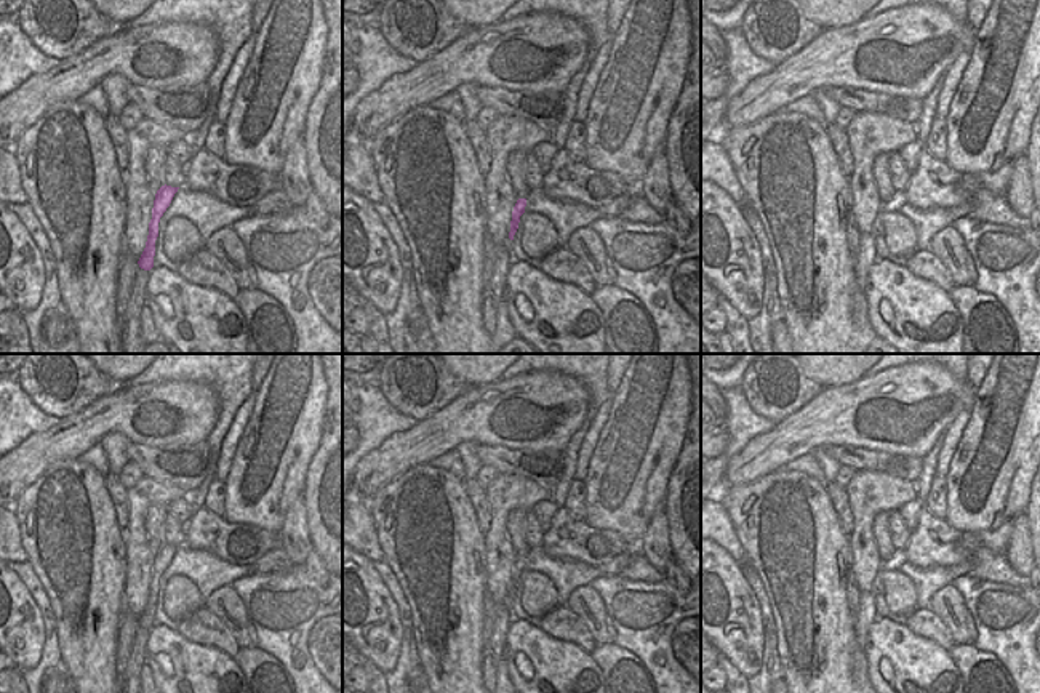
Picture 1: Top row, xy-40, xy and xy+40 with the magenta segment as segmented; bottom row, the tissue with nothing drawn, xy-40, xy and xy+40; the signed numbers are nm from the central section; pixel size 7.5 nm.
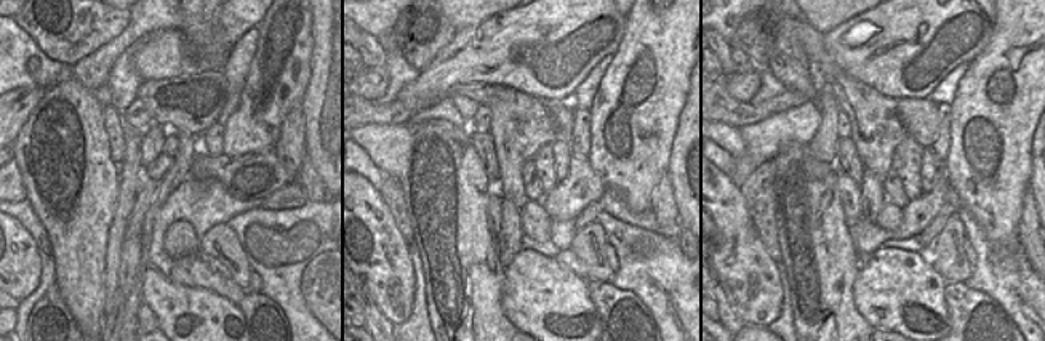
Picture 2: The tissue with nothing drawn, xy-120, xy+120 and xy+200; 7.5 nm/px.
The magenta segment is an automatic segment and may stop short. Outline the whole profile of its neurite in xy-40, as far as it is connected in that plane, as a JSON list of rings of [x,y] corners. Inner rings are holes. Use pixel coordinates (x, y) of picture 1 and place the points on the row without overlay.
[[[162,544],[154,559],[152,578],[149,581],[149,594],[146,607],[138,619],[133,648],[130,651],[130,659],[126,671],[123,674],[122,693],[141,693],[139,690],[139,674],[141,666],[146,663],[146,643],[149,639],[149,629],[154,626],[155,615],[155,599],[158,595],[158,581],[166,567],[170,565],[174,552],[179,546]]]

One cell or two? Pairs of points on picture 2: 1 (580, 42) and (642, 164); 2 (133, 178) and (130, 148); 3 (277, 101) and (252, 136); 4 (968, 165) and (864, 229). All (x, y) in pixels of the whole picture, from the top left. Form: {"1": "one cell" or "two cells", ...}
{"1": "two cells", "2": "one cell", "3": "one cell", "4": "two cells"}

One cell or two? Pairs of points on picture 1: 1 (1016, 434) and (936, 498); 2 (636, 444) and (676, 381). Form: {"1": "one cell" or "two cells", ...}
{"1": "two cells", "2": "one cell"}

